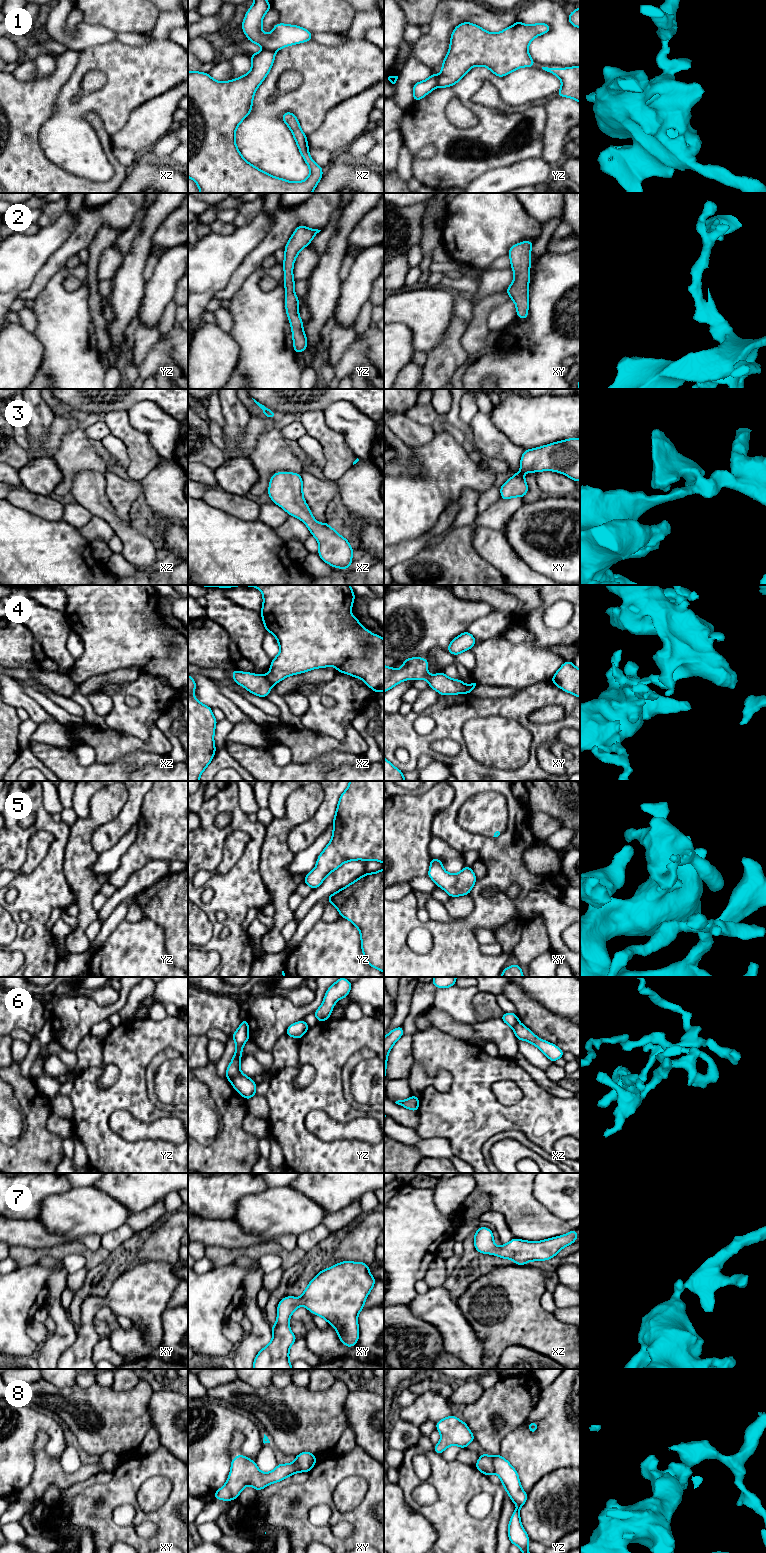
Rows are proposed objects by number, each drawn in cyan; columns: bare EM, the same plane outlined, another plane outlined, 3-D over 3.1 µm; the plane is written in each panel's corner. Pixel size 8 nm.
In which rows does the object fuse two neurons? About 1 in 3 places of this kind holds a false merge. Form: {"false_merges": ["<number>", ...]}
{"false_merges": ["1", "4", "6", "8"]}

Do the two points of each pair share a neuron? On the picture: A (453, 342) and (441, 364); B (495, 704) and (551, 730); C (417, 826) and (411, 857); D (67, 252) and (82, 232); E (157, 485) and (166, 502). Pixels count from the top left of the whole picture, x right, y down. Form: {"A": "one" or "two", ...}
{"A": "one", "B": "one", "C": "one", "D": "one", "E": "one"}

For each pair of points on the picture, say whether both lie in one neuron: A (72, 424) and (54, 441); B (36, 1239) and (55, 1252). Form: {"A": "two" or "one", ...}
{"A": "one", "B": "two"}

